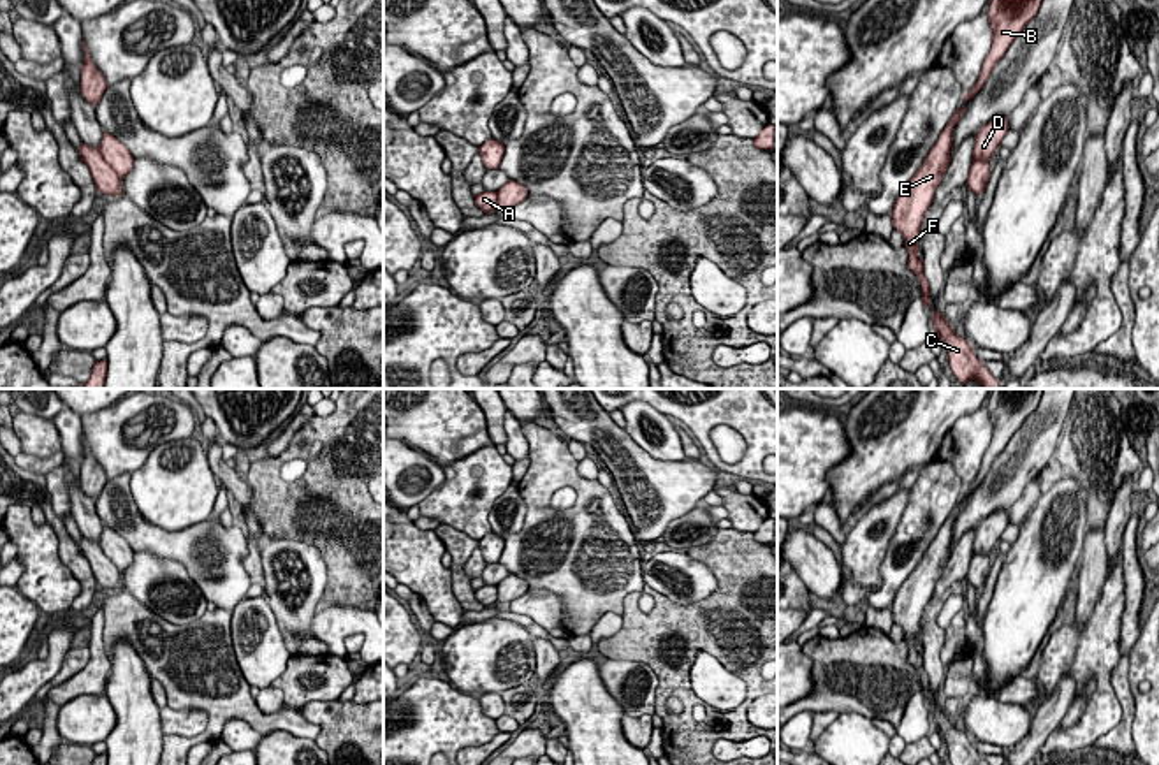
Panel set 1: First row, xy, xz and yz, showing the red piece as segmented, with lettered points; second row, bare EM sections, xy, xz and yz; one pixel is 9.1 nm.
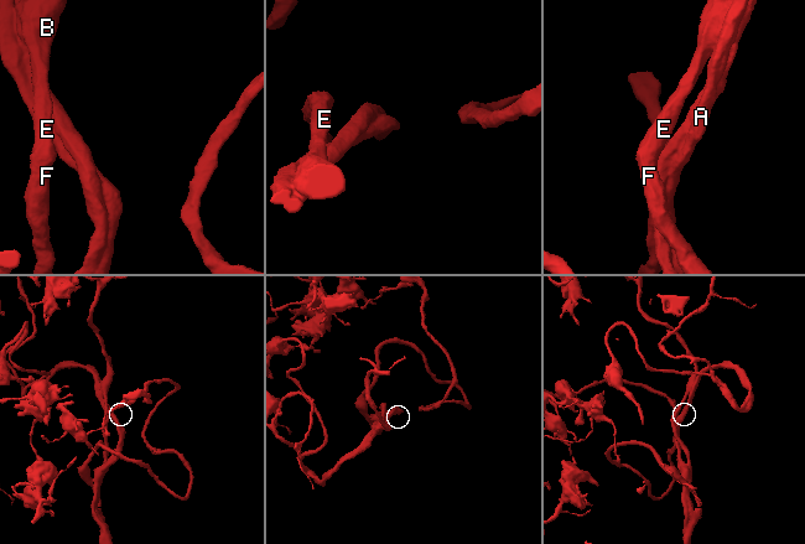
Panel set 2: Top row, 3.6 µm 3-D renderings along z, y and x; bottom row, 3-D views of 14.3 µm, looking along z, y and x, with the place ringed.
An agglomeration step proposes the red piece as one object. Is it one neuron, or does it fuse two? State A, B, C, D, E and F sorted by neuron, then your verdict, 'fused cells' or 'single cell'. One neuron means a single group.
groups A B C D E F; single cell

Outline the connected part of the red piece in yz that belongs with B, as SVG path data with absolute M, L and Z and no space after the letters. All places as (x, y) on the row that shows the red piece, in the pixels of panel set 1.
M992 0L988 7L988 23L992 28L992 47L983 62L980 77L964 102L971 100L985 84L990 70L1004 56L1010 44L1020 35L1025 25L1036 18L1041 0Z

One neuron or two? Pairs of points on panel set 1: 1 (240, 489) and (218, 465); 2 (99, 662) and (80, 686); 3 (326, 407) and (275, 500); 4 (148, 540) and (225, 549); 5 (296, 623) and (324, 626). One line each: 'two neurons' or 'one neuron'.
1: one neuron
2: one neuron
3: two neurons
4: one neuron
5: two neurons

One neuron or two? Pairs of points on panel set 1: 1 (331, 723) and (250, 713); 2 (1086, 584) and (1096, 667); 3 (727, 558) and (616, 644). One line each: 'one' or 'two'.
1: two
2: two
3: one

